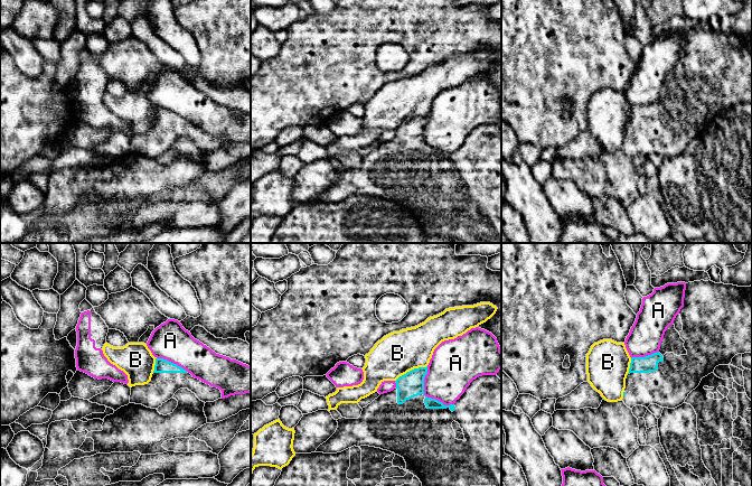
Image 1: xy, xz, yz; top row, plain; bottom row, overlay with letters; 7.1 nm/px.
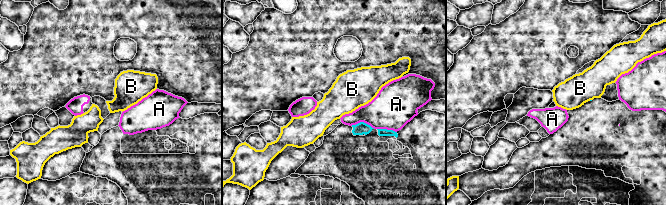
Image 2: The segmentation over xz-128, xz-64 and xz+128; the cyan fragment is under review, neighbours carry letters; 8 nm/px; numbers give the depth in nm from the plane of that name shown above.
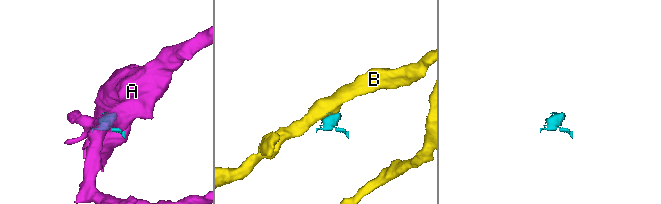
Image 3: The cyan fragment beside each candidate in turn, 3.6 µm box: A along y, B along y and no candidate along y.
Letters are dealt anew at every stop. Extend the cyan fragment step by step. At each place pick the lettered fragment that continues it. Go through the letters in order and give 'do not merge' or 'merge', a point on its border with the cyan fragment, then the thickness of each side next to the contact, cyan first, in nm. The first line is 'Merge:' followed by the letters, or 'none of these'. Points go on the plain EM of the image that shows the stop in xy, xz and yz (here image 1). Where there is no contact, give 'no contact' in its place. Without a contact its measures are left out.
Merge: none of these
A: do not merge | xz (425, 146) | 180/320 nm
B: do not merge | xz (412, 119) | 180/300 nm

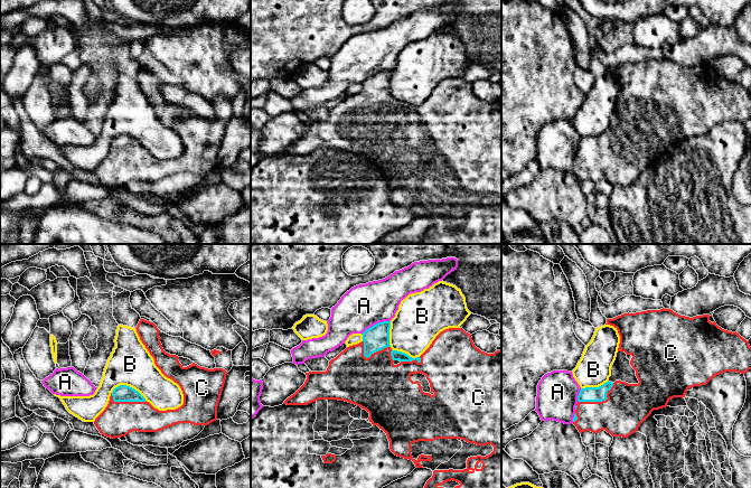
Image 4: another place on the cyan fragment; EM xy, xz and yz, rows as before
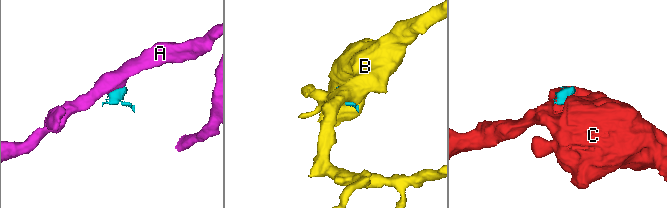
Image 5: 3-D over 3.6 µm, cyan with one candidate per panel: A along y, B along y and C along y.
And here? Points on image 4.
Merge: C
A: do not merge | xz (376, 73) | 180/300 nm
B: do not merge | xy (129, 135) | 120/320 nm
C: merge | yz (599, 150) | 110/320 nm

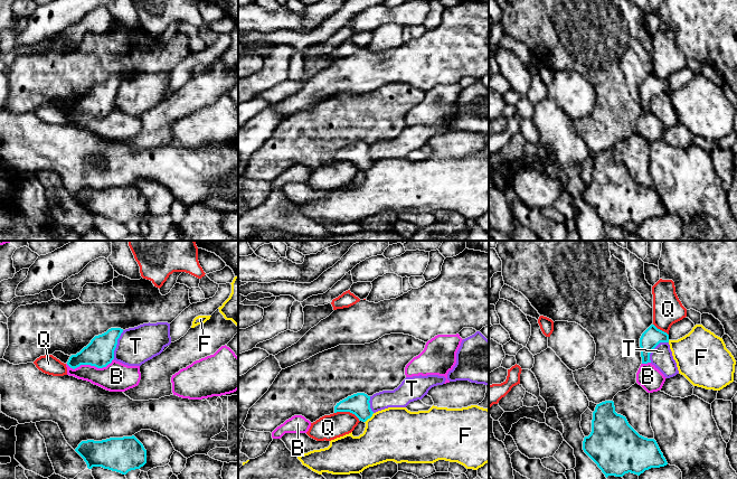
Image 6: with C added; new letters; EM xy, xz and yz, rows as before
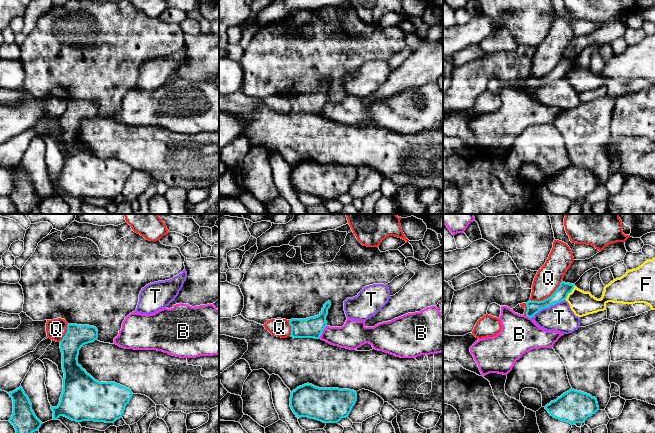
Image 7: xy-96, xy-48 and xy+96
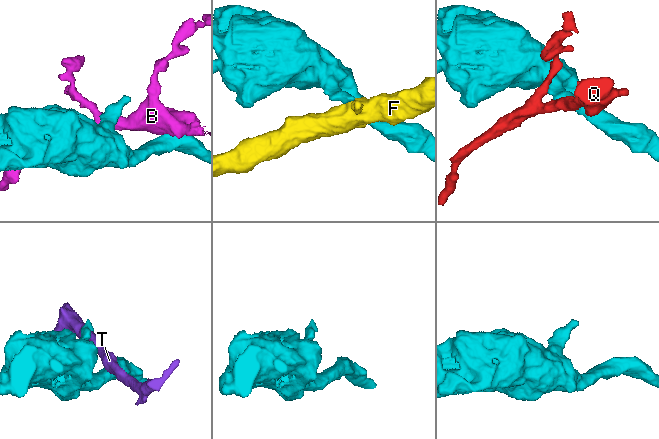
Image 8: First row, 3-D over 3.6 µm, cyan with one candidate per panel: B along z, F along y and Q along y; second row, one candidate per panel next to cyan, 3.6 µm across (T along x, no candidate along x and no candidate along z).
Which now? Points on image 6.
Merge: none of these
B: do not merge | xy (90, 113) | 200/200 nm
F: do not merge | xz (369, 167) | 160/380 nm
Q: do not merge | xz (348, 160) | 160/180 nm
T: do not merge | xy (116, 93) | 200/260 nm

